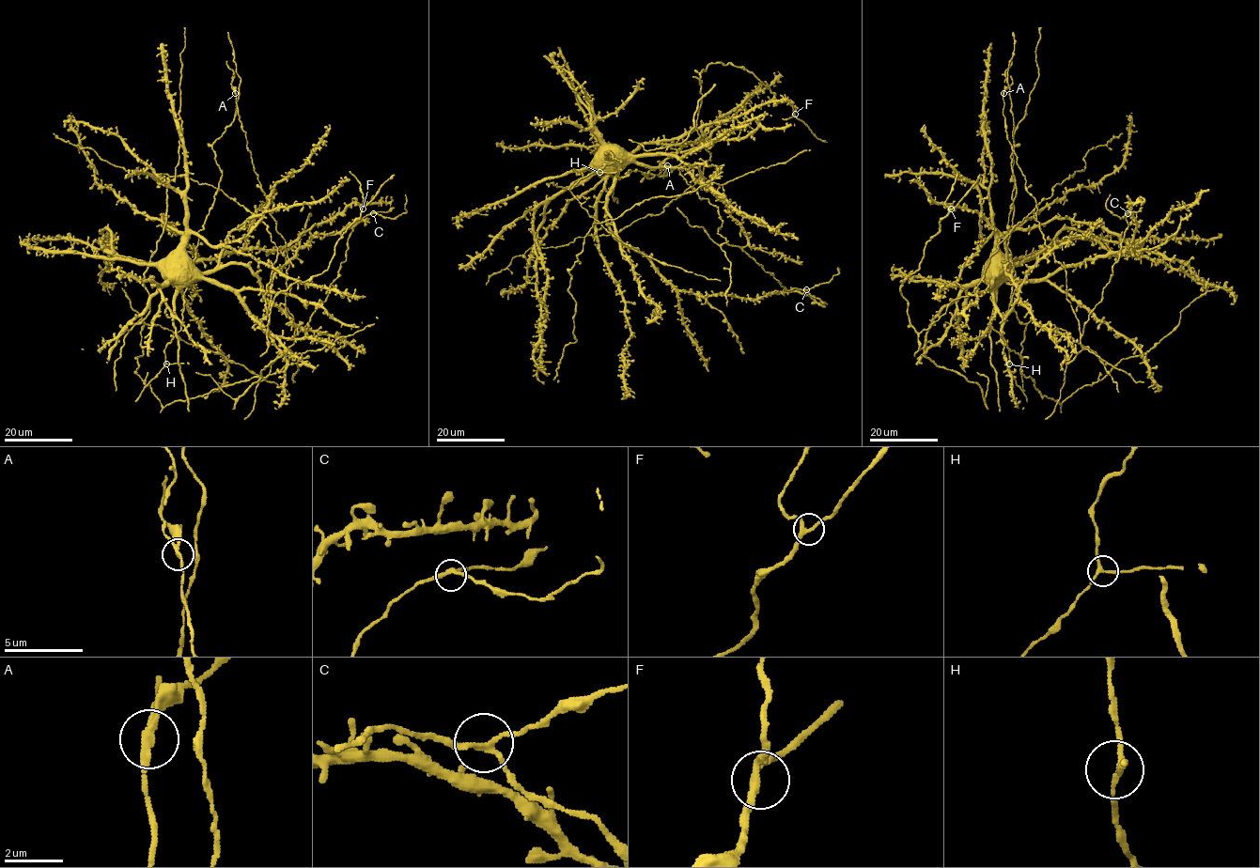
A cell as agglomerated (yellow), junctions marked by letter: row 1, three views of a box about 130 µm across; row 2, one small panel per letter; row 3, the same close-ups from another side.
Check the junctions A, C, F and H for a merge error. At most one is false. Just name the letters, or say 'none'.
A

